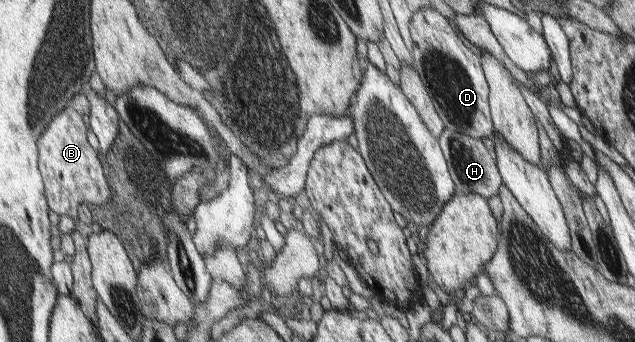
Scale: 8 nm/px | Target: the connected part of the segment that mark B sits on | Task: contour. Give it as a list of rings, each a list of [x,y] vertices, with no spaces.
[[[67,105],[67,108],[51,121],[51,128],[47,128],[47,132],[43,133],[39,148],[40,168],[43,176],[46,176],[48,204],[58,216],[71,216],[74,220],[79,216],[81,204],[103,206],[105,202],[109,202],[111,190],[97,154],[99,149],[93,140],[88,119],[81,116],[71,105]]]

